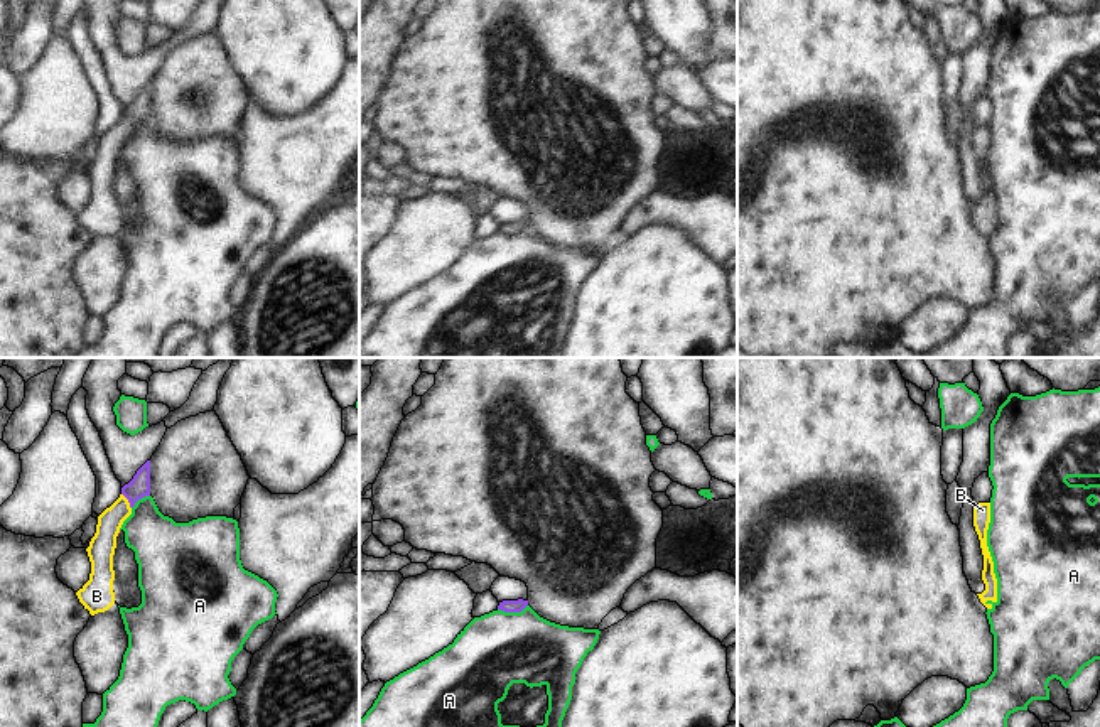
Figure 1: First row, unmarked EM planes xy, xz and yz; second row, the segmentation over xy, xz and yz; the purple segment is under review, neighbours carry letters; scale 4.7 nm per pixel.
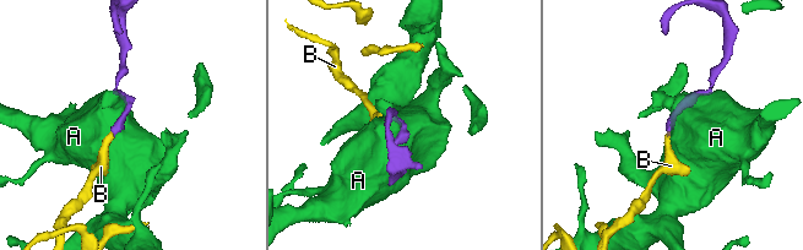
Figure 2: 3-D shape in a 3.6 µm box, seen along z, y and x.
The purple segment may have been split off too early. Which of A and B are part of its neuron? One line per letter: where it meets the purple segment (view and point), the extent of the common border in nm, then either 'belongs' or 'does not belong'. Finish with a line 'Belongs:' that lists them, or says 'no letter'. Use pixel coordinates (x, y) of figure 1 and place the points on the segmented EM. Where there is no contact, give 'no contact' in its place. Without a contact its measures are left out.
A: xz (512, 611) | 150 nm | does not belong
B: xy (129, 501) | 90 nm | belongs
Belongs: B

